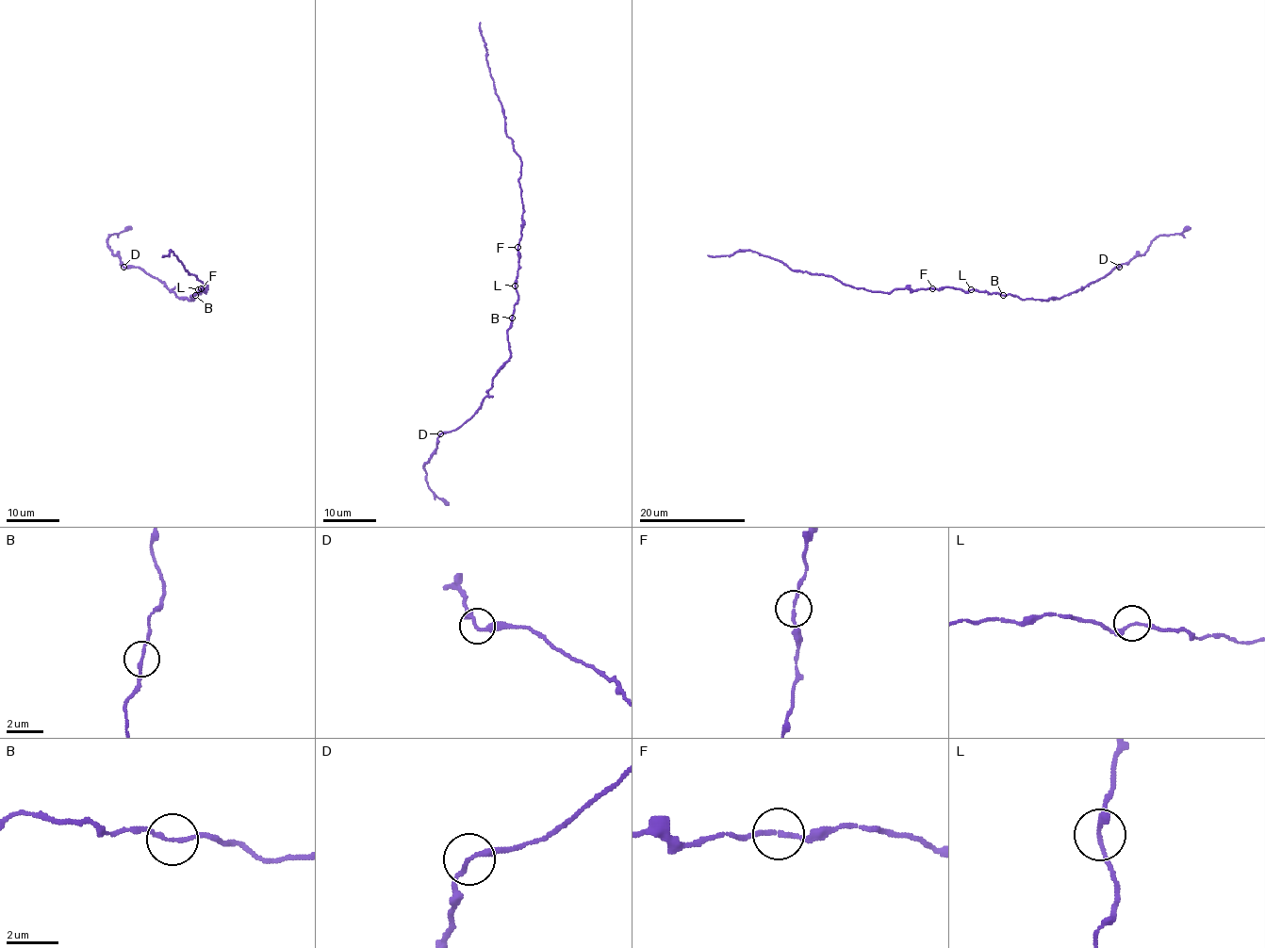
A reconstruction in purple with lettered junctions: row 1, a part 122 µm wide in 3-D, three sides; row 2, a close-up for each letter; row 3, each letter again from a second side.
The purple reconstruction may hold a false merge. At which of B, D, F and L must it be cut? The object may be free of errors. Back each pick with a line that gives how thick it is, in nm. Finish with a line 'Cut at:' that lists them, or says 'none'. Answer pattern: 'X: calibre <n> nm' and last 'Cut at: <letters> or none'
Cut at: none

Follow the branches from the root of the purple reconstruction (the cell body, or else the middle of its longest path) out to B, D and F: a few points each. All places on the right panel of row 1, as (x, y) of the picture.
B: (971, 289), (1003, 295)
D: (971, 289), (1013, 295), (1021, 299), (1059, 299), (1082, 289), (1119, 267)
F: (971, 289), (964, 292), (948, 286), (932, 288)

